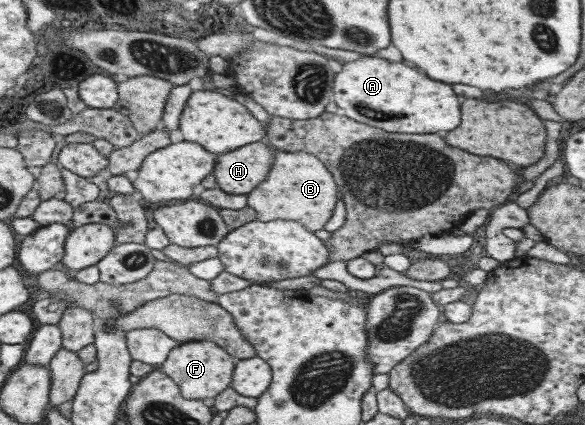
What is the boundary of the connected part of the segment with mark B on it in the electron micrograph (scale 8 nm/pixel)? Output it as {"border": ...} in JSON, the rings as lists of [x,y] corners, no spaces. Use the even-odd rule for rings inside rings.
{"border":[[[272,150],[272,164],[264,181],[246,194],[247,206],[256,213],[256,219],[296,221],[307,231],[322,229],[337,201],[337,186],[326,167],[314,156],[305,152]]]}

